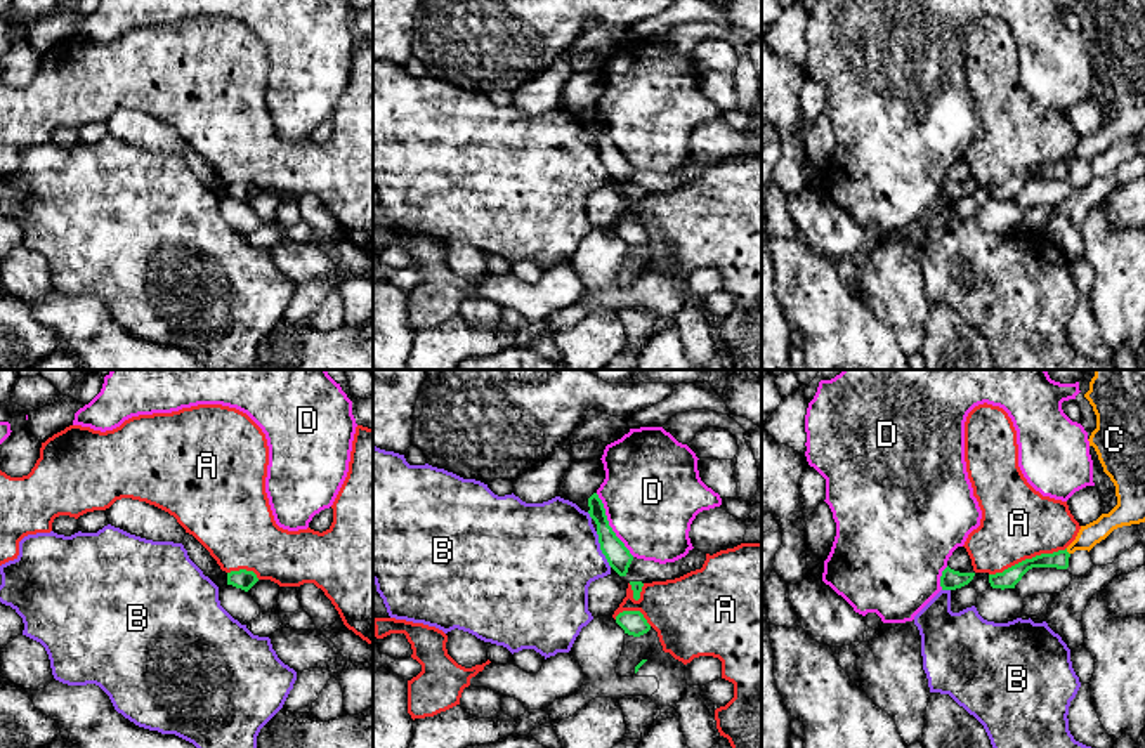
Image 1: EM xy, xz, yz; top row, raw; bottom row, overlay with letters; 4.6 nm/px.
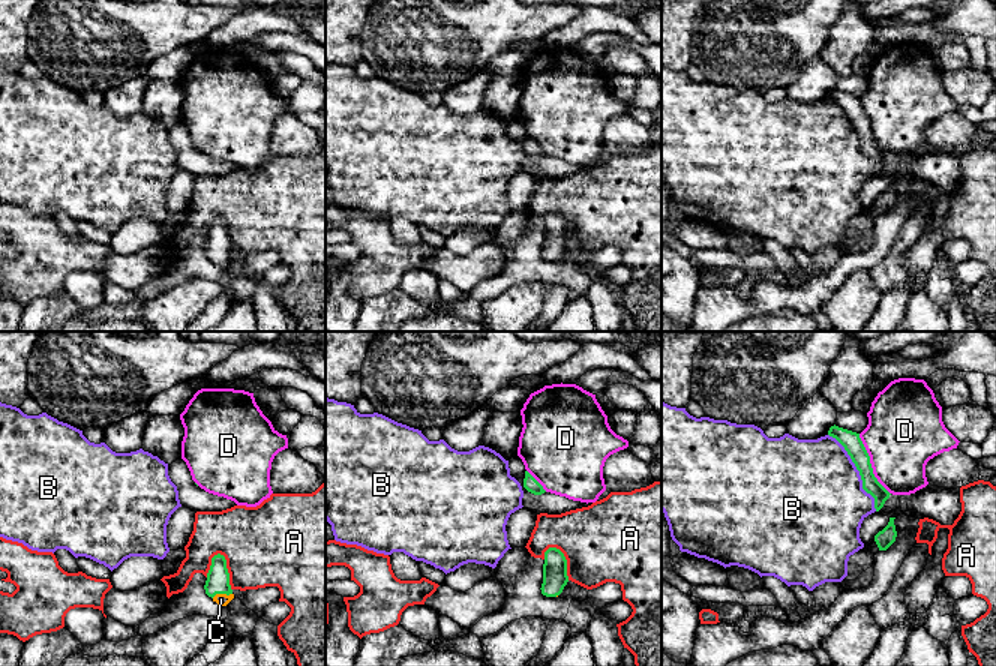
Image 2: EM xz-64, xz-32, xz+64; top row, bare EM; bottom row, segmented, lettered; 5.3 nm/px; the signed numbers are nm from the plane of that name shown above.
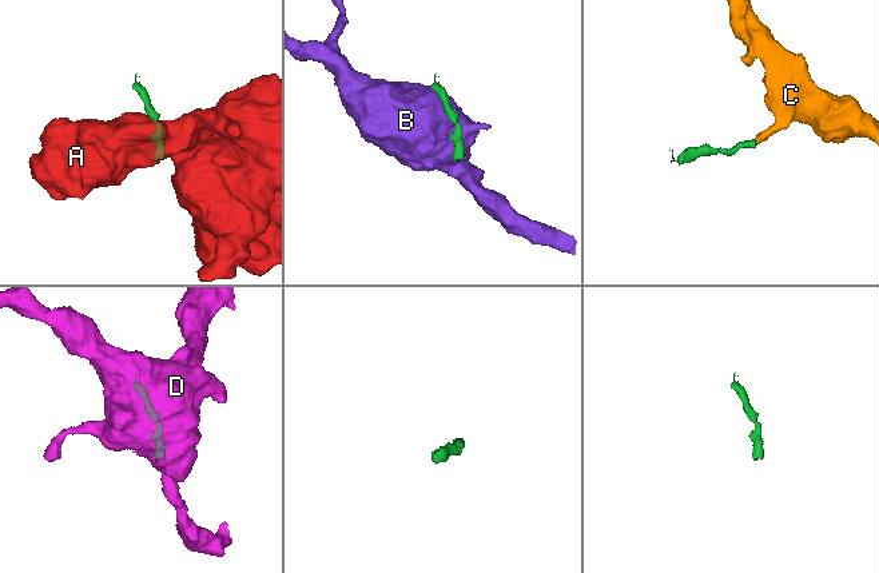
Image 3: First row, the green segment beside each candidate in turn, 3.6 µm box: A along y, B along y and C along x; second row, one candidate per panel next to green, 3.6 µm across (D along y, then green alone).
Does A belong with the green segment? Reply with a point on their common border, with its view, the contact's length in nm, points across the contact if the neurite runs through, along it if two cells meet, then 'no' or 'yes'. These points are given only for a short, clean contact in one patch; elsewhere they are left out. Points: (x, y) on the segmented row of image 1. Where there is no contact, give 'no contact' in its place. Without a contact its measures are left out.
contact yz (1027, 559); length 380 nm; border yz (1066, 547), (1026, 557), (989, 575); no

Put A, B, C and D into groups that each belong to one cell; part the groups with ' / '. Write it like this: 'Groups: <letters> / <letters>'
Groups: A / B / C / D

